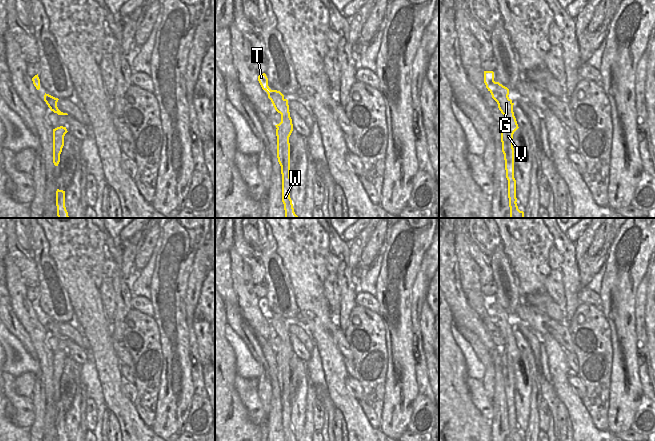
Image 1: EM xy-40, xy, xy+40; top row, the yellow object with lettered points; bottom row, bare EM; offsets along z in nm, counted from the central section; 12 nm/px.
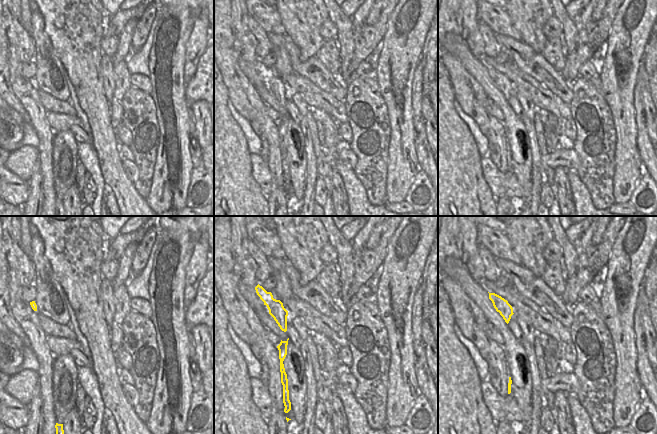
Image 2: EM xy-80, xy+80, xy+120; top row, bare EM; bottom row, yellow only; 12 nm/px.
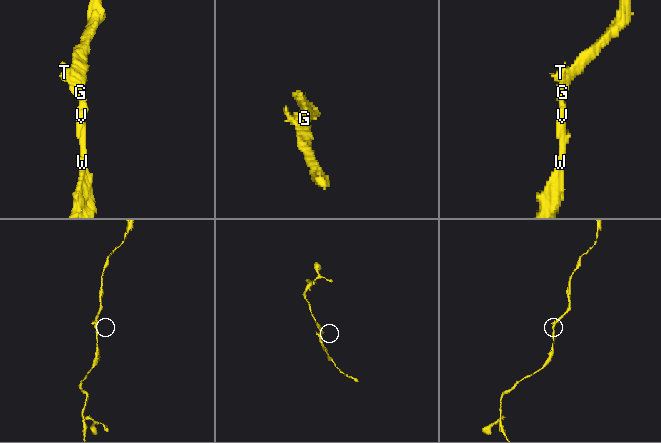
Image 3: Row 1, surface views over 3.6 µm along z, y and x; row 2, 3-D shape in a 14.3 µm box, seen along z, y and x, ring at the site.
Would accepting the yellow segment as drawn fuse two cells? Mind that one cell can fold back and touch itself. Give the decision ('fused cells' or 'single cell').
single cell

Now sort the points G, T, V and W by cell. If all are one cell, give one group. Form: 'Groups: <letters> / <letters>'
Groups: G T V W.

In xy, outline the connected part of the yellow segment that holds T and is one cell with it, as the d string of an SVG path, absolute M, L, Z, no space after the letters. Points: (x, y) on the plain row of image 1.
M265 297L259 298L258 305L263 314L268 318L275 334L281 338L281 346L276 350L277 360L277 382L281 390L282 398L282 426L284 428L285 441L298 441L293 432L290 422L292 404L290 402L290 367L289 361L293 355L292 343L290 341L288 324L277 314L271 314L268 310L268 302Z

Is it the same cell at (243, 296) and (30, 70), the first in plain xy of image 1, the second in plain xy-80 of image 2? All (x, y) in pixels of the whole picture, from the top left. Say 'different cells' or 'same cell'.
different cells

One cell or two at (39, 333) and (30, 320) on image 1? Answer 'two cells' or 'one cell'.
one cell

